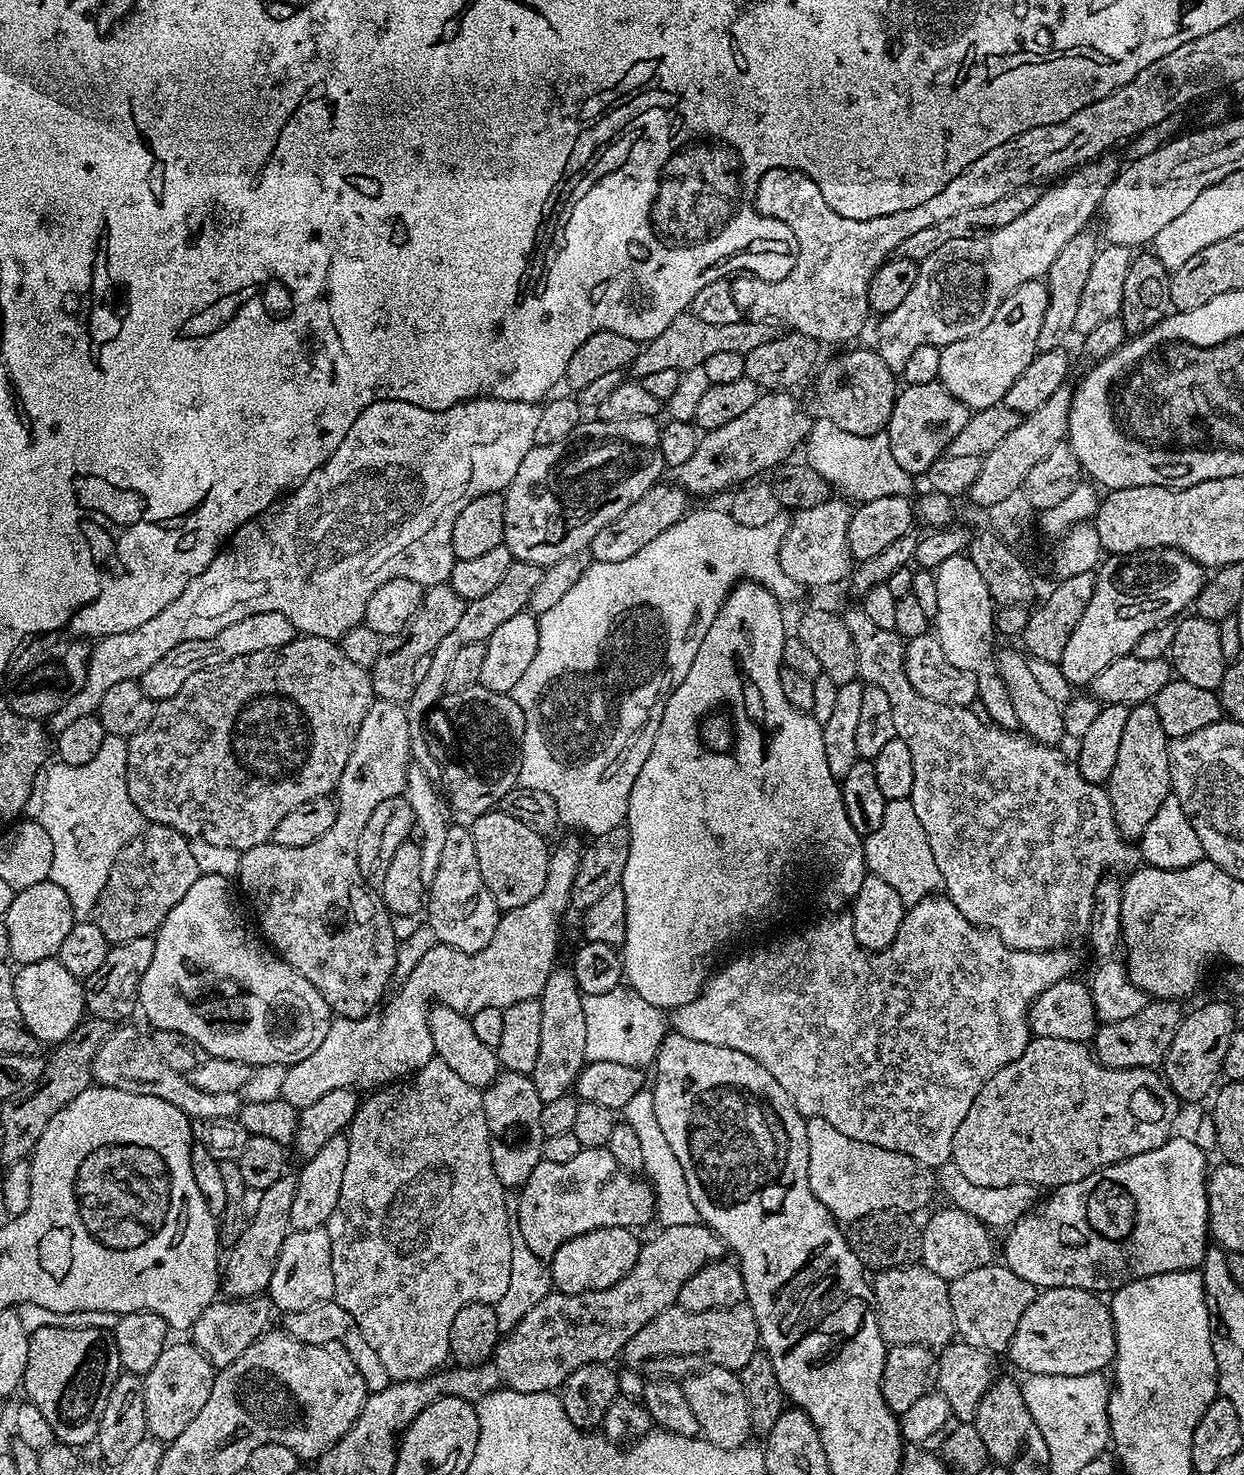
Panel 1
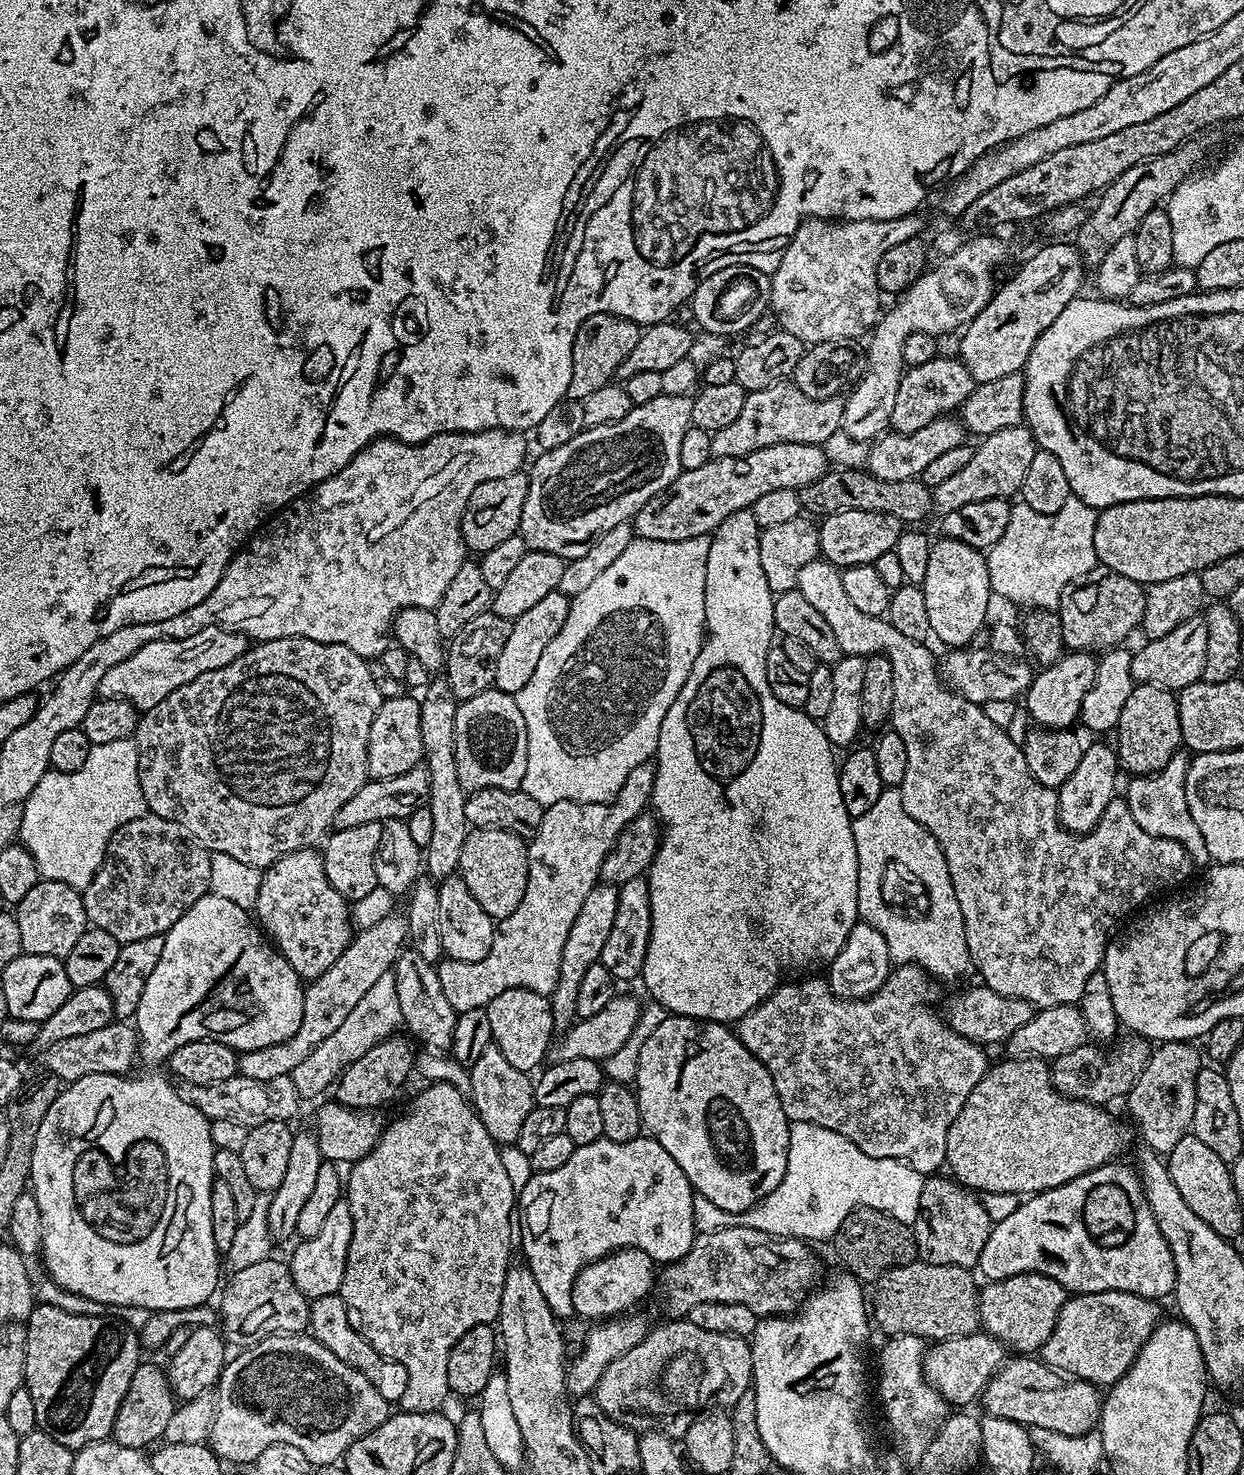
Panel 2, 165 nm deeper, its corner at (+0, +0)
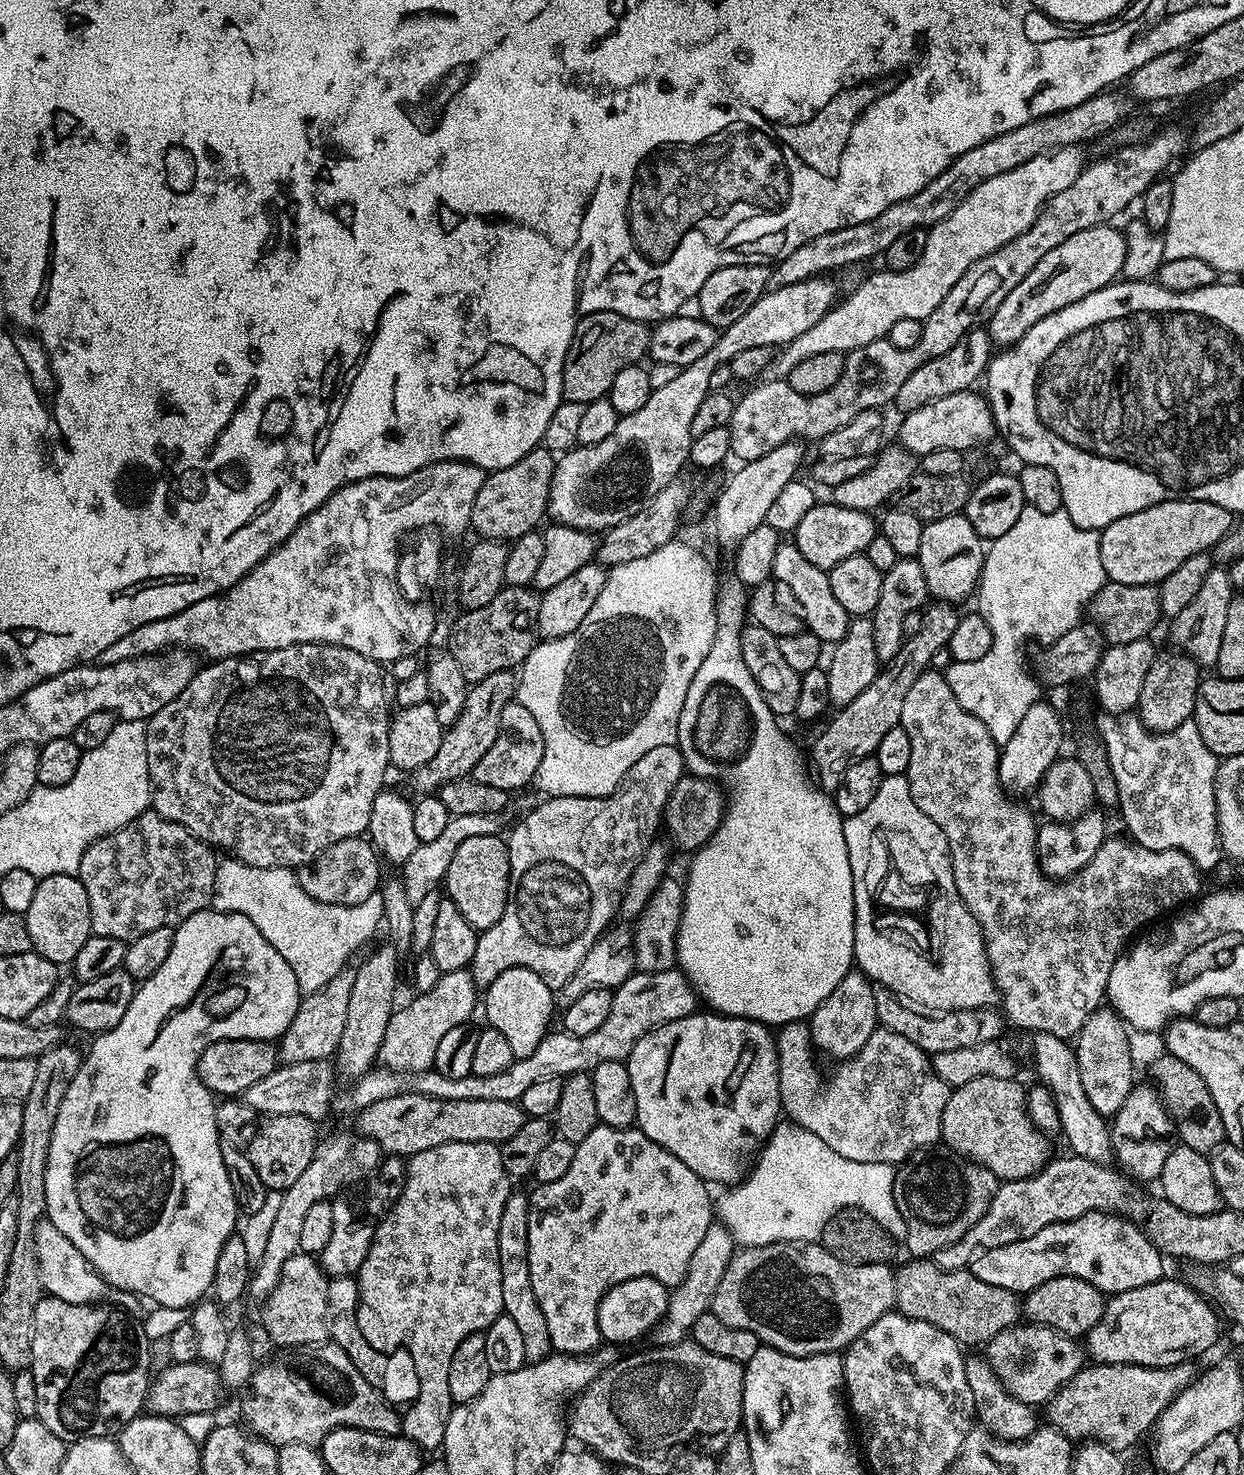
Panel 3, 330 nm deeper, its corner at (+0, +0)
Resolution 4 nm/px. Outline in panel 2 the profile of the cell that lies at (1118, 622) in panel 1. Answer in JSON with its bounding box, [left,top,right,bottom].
[1022,650,1097,730]

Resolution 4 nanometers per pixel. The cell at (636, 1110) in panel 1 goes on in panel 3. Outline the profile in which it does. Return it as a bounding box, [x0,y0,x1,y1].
[714,1122,906,1249]

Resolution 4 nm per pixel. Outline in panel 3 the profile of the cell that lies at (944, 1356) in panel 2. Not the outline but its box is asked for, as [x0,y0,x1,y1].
[986,1322,1085,1406]

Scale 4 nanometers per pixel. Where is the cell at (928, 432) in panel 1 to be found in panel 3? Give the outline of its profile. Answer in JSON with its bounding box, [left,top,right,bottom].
[894,326,994,414]

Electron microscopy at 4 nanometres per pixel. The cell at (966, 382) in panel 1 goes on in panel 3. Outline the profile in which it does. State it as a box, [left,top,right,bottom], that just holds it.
[986,223,1126,346]

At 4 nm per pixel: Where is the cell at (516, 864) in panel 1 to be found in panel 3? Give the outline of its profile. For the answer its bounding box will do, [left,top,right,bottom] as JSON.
[442,835,512,930]

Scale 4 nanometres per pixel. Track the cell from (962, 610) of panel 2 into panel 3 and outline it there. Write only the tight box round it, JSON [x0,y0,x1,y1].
[918,514,985,602]

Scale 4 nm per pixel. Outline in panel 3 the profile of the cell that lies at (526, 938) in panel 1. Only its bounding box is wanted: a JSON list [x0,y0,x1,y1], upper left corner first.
[470,744,685,990]

